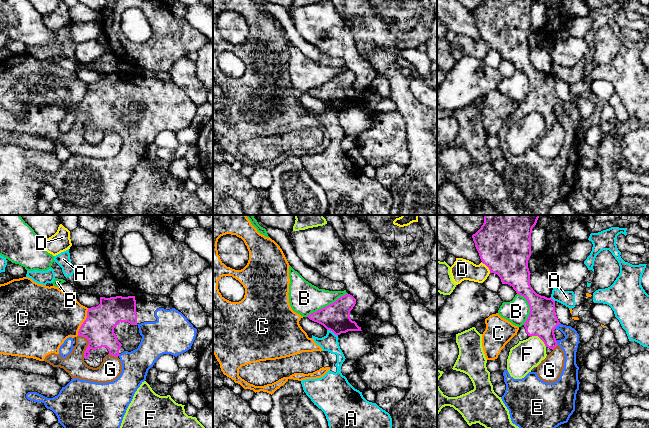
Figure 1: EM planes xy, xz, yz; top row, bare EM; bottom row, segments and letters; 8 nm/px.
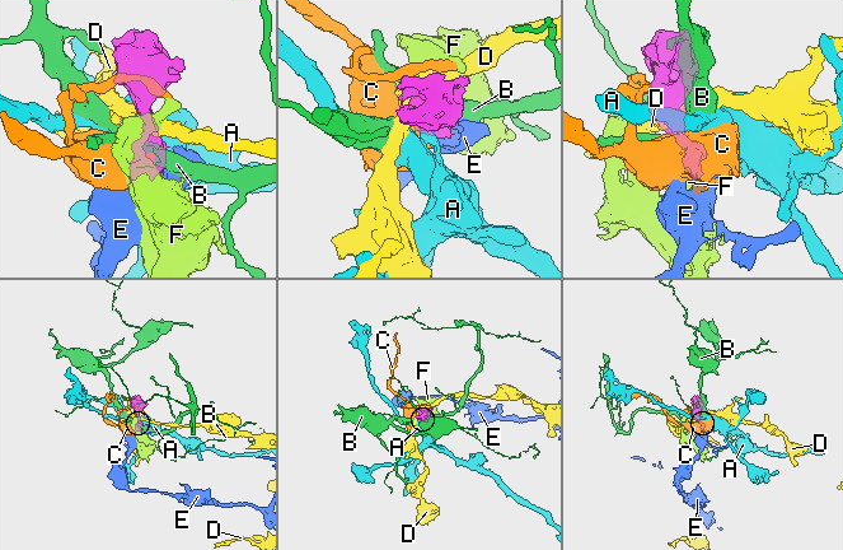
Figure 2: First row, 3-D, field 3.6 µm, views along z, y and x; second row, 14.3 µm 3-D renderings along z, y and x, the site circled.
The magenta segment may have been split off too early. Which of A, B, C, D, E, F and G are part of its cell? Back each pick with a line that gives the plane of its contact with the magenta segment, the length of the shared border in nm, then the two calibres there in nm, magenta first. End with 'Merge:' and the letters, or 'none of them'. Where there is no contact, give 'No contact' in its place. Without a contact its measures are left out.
E: Touches magenta in yz. Shared border 70 nm. Thickness 240 nm (magenta) against 140 nm
Merge: E

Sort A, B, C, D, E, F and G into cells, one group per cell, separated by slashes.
A / B / C G / D / E / F

